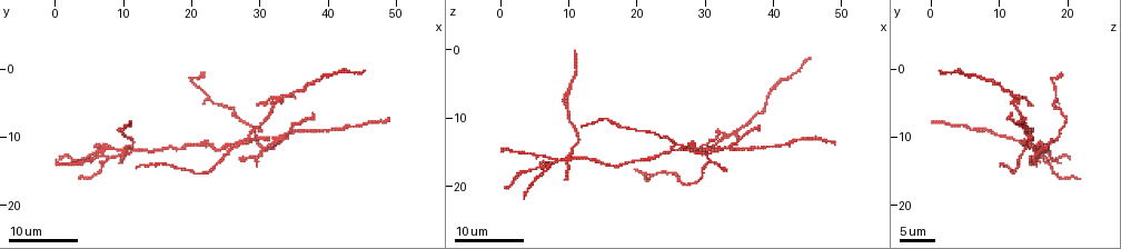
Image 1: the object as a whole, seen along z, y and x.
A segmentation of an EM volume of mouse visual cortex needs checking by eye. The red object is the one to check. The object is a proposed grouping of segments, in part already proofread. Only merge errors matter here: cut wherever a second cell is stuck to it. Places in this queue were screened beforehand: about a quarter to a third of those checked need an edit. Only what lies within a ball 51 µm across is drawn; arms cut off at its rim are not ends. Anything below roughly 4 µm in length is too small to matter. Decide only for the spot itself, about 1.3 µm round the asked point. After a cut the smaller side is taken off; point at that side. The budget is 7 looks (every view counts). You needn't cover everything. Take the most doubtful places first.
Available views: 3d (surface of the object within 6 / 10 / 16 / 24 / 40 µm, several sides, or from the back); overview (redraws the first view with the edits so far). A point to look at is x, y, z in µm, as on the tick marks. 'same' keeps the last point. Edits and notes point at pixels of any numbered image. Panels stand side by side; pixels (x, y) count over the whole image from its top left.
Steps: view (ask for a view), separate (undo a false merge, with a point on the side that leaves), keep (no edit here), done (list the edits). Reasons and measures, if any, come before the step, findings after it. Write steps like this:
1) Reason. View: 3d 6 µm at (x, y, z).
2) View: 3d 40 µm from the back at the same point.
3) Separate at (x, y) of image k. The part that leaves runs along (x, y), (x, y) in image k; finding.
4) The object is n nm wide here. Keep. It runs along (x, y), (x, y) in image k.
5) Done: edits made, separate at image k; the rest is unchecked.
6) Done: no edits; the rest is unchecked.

Branch point. View: 3d 24 µm at (28.5, 10.0, 14.0).

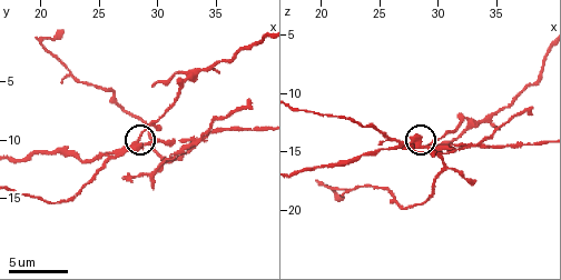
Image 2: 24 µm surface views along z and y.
View: 3d 6 µm at (28.4, 10.0, 14.4).

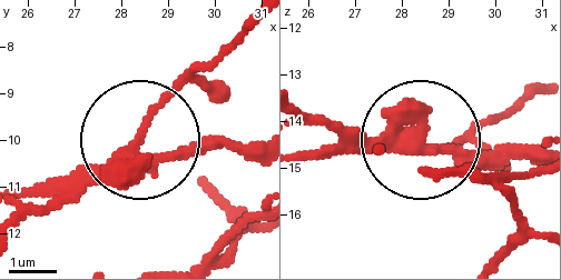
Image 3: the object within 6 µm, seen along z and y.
View: 3d 6 µm from the back at (28.40, 10.05, 14.45).

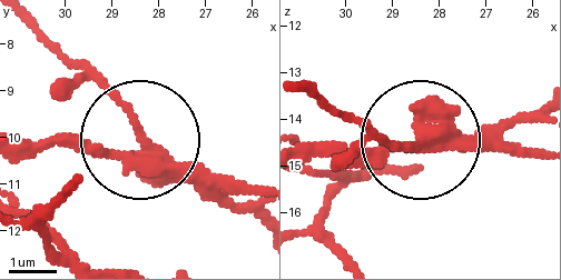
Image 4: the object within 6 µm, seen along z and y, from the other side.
Separate at (124, 110) of image 4. The part that leaves runs along (169, 168), (41, 29) in image 4; two cells meet here.

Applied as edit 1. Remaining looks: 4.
Thin arm on a thick one. View: 3d 16 µm at (10.5, 12.0, 15.5).

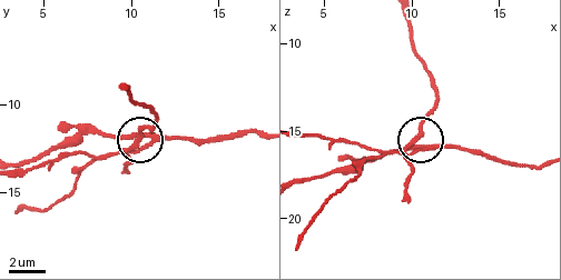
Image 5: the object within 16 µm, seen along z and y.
View: 3d 6 µm at (10.3, 12.0, 15.4).

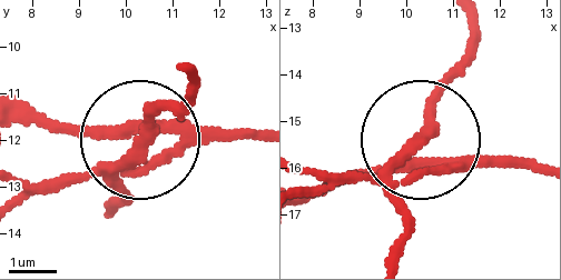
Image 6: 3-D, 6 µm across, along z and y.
3 arms meet here. Separate at (403, 182) of image 6. A second cell is stuck on.

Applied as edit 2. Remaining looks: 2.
Done: edits made, separate at image 4, separate at image 6; the rest is unchecked.

